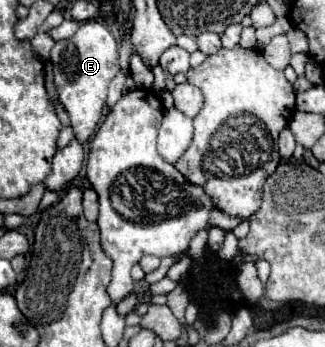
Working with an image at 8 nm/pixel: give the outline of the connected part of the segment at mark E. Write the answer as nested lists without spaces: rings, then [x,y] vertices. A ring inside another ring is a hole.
[[[92,19],[80,23],[80,29],[70,39],[56,41],[50,59],[54,65],[54,85],[58,89],[60,103],[70,115],[76,139],[86,143],[98,129],[98,123],[104,115],[108,85],[120,71],[118,43],[104,21]]]

